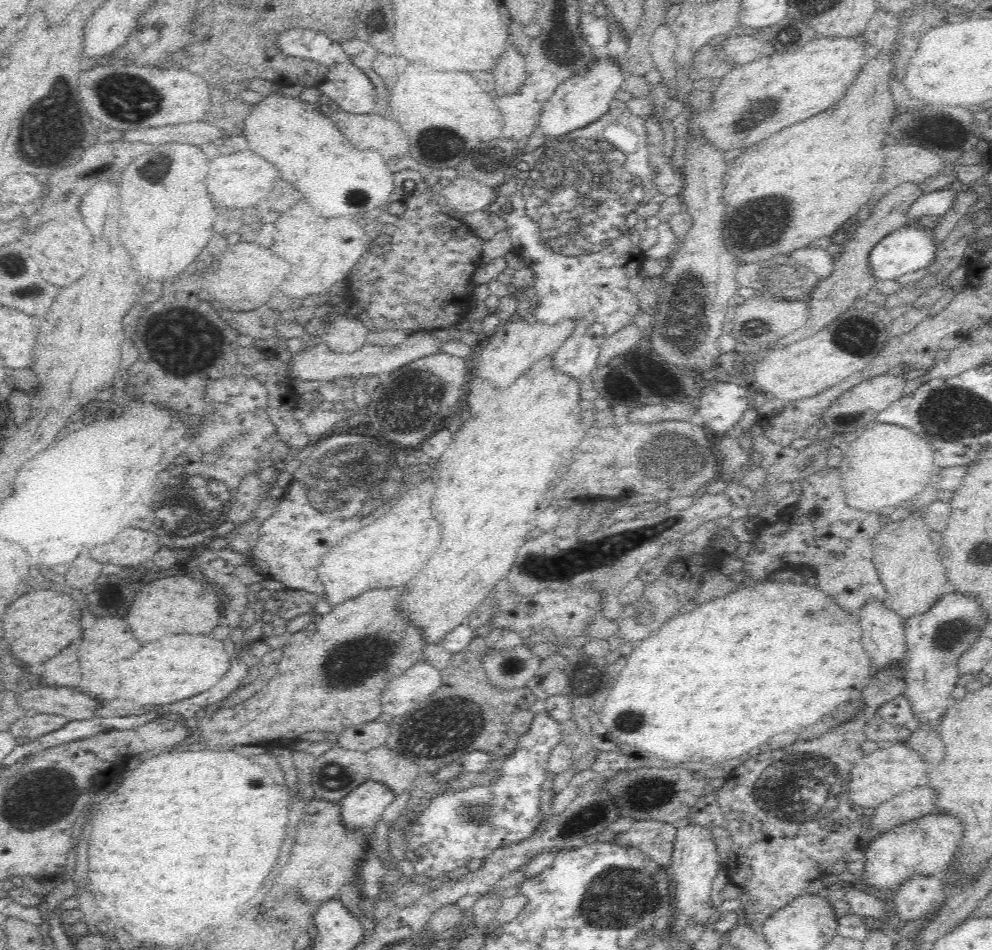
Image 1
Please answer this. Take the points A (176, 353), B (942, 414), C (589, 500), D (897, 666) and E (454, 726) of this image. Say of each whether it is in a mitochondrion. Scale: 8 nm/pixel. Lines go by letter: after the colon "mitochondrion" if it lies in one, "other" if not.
A: mitochondrion
B: mitochondrion
C: other
D: other
E: mitochondrion

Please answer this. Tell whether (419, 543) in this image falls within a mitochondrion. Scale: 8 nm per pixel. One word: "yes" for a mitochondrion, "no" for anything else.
no

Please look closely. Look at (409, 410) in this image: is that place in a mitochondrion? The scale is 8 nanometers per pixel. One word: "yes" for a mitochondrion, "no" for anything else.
yes

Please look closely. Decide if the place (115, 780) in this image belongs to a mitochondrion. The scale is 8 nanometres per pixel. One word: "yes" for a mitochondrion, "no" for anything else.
no

